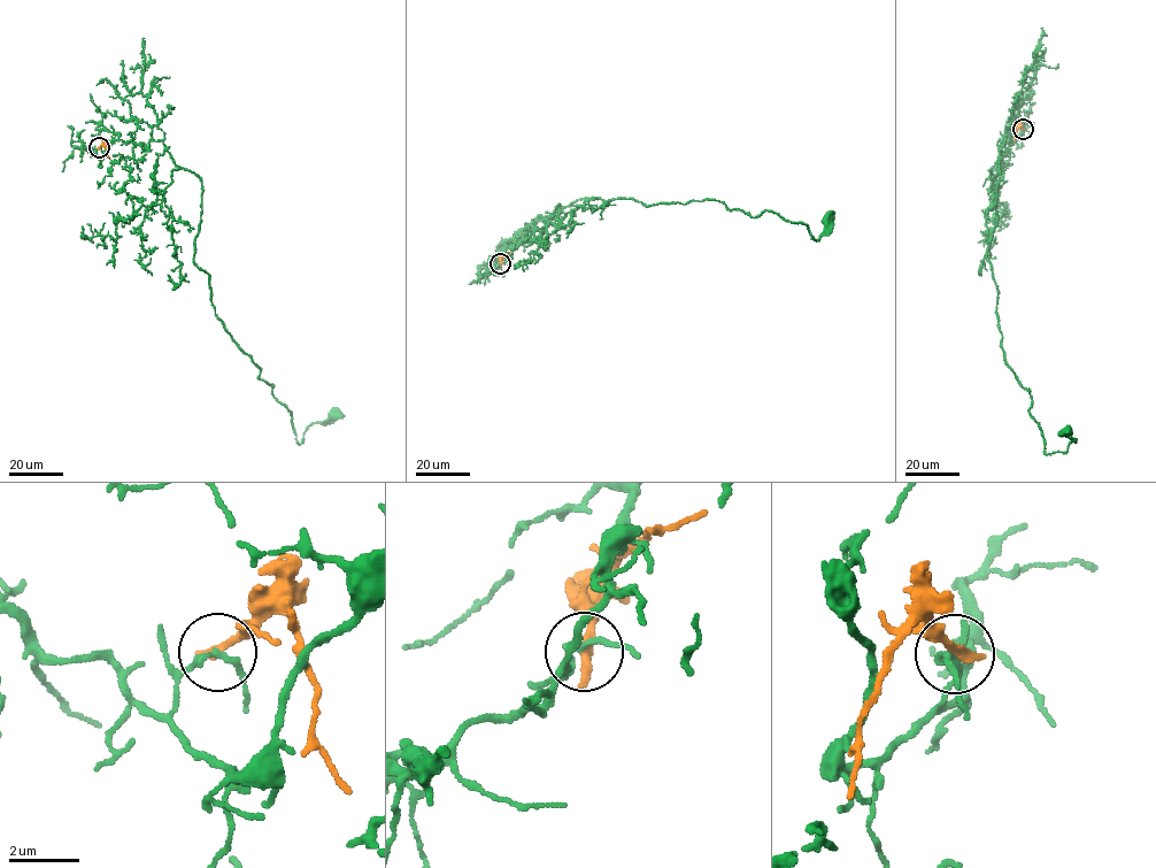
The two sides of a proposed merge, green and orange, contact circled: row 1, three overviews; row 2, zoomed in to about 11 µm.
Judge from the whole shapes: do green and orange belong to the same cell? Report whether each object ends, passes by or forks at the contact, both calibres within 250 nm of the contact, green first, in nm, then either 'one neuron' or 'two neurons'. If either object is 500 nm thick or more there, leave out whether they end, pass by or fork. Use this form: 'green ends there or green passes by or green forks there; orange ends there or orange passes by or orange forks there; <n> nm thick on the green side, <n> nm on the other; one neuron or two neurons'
green passes by; orange ends there; 160 nm thick on the green side, 300 nm on the other; two neurons

